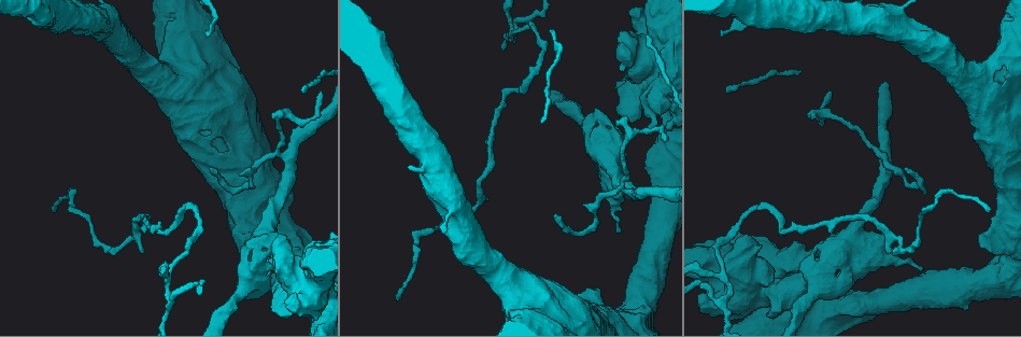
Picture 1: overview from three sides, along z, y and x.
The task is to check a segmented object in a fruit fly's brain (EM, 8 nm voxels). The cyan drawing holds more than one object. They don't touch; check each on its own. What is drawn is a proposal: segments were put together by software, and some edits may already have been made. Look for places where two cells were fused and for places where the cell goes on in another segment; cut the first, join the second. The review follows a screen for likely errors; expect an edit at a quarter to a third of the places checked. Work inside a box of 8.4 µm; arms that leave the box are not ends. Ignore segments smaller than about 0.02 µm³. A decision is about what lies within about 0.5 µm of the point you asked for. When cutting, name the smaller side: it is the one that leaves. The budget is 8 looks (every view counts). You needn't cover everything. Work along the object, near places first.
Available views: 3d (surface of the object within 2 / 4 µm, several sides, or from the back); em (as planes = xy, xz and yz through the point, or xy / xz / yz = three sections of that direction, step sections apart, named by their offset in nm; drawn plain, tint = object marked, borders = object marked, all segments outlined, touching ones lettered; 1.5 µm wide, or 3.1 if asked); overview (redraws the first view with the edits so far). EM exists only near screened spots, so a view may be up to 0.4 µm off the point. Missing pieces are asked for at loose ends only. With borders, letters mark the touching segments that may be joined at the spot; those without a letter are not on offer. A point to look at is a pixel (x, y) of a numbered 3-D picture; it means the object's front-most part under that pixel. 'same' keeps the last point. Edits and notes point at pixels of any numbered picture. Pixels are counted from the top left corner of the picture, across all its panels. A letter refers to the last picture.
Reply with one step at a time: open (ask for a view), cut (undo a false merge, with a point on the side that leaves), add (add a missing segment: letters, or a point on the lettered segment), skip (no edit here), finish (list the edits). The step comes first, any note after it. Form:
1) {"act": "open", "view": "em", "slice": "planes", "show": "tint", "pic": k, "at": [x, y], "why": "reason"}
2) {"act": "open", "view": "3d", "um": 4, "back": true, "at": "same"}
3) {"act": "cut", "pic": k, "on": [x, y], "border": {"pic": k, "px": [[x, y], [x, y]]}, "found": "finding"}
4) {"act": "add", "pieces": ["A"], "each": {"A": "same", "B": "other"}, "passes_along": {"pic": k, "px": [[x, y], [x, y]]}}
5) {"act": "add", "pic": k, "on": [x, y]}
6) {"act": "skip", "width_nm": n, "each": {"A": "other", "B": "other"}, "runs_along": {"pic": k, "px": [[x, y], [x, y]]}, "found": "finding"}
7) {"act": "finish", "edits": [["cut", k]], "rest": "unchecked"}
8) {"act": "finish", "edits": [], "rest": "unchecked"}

{"act": "open", "view": "em", "slice": "xz", "step": 4, "show": "tint", "pic": 1, "at": [754, 240], "why": "an open end"}

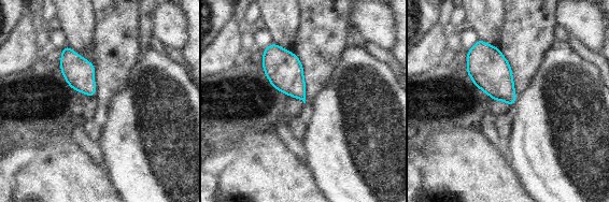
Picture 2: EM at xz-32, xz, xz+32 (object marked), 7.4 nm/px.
{"act": "open", "view": "em", "slice": "xz", "step": 4, "show": "borders", "at": "same", "why": "what lies round it"}

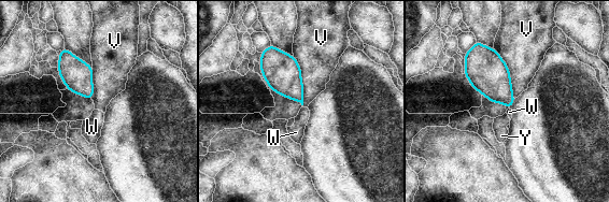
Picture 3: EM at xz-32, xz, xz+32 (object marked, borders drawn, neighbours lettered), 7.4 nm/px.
{"act": "skip", "longest_contact_nm": ["V", 380], "each": {"V": "other", "W": "other", "Y": "other"}, "border": {"pic": 3, "px": [[293, 56], [300, 70], [302, 105]]}, "found": "no lettered segment goes on from it"}

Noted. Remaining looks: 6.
{"act": "open", "view": "3d", "um": 2, "pic": 1, "at": [555, 213], "why": "end of a long branch"}

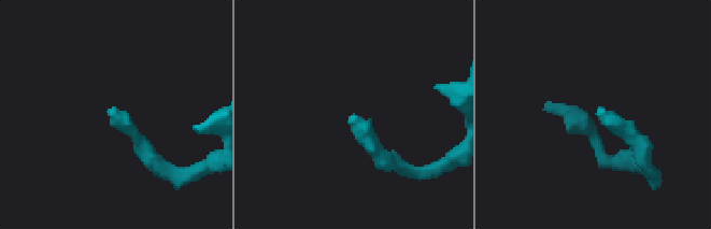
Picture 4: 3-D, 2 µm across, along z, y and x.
{"act": "open", "view": "em", "slice": "planes", "show": "plain", "pic": 4, "at": [114, 112]}

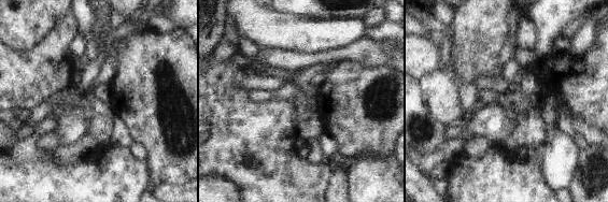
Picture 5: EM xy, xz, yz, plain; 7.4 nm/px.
{"act": "open", "view": "em", "slice": "planes", "show": "borders", "at": "same"}

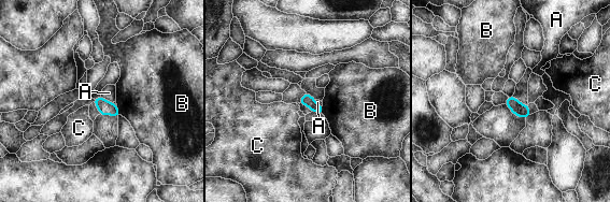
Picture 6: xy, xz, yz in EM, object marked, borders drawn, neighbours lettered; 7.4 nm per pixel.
{"act": "skip", "width_nm": 90, "longest_contact_nm": ["A", 100], "each": {"A": "other", "B": "other", "C": "other"}, "found": "no lettered segment goes on from it"}

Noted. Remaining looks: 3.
{"act": "open", "view": "3d", "um": 2, "pic": 1, "at": [812, 117], "why": "an open end"}

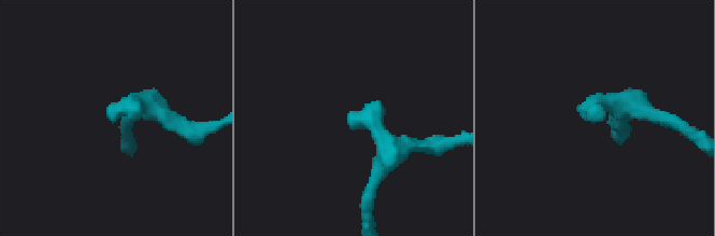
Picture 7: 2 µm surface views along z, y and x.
{"act": "open", "view": "em", "slice": "planes", "show": "tint", "pic": 7, "at": [591, 109], "why": "shape alone is not enough"}

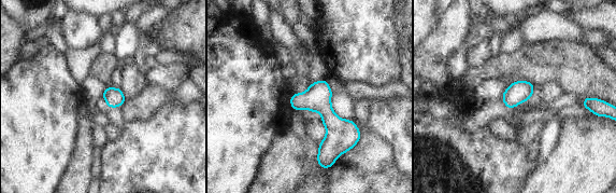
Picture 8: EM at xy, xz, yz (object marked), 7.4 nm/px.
{"act": "open", "view": "em", "slice": "planes", "show": "borders", "at": "same"}

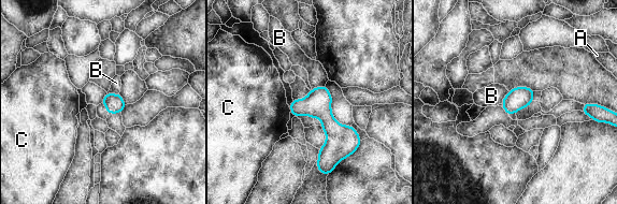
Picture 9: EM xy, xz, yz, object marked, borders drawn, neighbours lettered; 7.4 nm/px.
{"act": "skip", "longest_contact_nm": ["B", 110], "each": {"A": "other", "B": "other", "C": "other"}, "border": {"pic": 9, "px": [[325, 84], [312, 89]]}, "found": "no lettered segment goes on from it"}

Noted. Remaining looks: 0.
{"act": "finish", "edits": [], "rest": "unchecked"}

